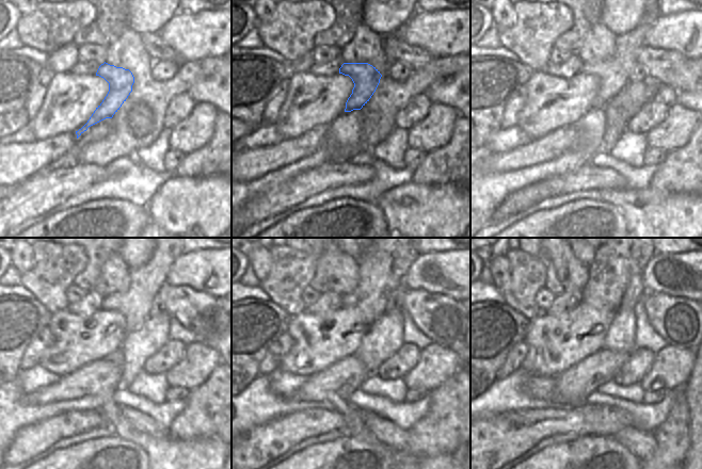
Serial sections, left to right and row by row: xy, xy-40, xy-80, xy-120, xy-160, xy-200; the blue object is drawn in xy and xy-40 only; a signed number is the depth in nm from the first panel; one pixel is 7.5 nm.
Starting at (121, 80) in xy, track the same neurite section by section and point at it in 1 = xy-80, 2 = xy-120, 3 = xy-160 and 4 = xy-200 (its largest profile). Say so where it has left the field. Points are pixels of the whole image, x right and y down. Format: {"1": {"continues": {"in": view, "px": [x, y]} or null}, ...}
{"1": {"continues": {"in": "xy-80", "px": [613, 75]}}, "2": {"continues": {"in": "xy-120", "px": [136, 311]}}, "3": {"continues": {"in": "xy-160", "px": [372, 309]}}, "4": {"continues": {"in": "xy-200", "px": [612, 305]}}}

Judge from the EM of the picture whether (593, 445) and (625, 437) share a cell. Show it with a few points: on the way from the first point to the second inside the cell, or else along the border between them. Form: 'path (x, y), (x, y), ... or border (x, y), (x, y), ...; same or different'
border (612, 437), (623, 443), (635, 455); different

